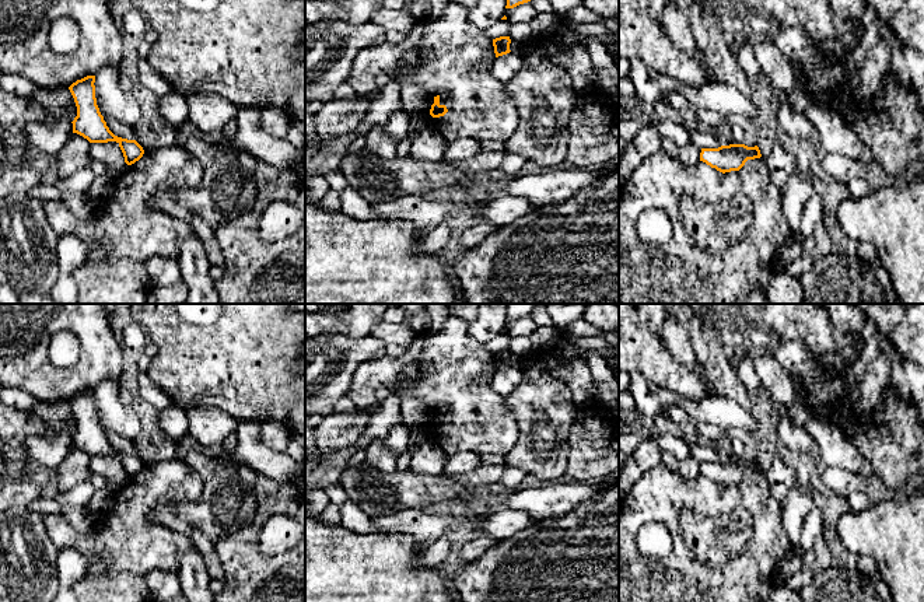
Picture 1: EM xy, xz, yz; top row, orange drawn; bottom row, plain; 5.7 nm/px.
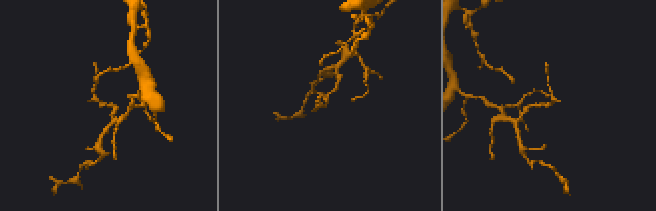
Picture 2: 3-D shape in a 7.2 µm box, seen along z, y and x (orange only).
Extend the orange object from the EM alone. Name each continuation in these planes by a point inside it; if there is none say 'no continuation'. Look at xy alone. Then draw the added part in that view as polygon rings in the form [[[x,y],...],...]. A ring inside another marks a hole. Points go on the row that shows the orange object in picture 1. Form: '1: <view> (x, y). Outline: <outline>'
no continuation

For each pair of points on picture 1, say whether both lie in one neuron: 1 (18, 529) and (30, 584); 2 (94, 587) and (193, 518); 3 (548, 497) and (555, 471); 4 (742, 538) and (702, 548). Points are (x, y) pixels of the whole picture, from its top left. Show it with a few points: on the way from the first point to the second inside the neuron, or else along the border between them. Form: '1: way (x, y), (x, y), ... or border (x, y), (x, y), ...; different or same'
1: way (18, 543), (28, 570); same
2: border (186, 534), (195, 546); different
3: border (559, 479), (553, 482); different
4: way (732, 546), (727, 550), (711, 550); same

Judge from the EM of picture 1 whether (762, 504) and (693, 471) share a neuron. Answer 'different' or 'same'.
different

